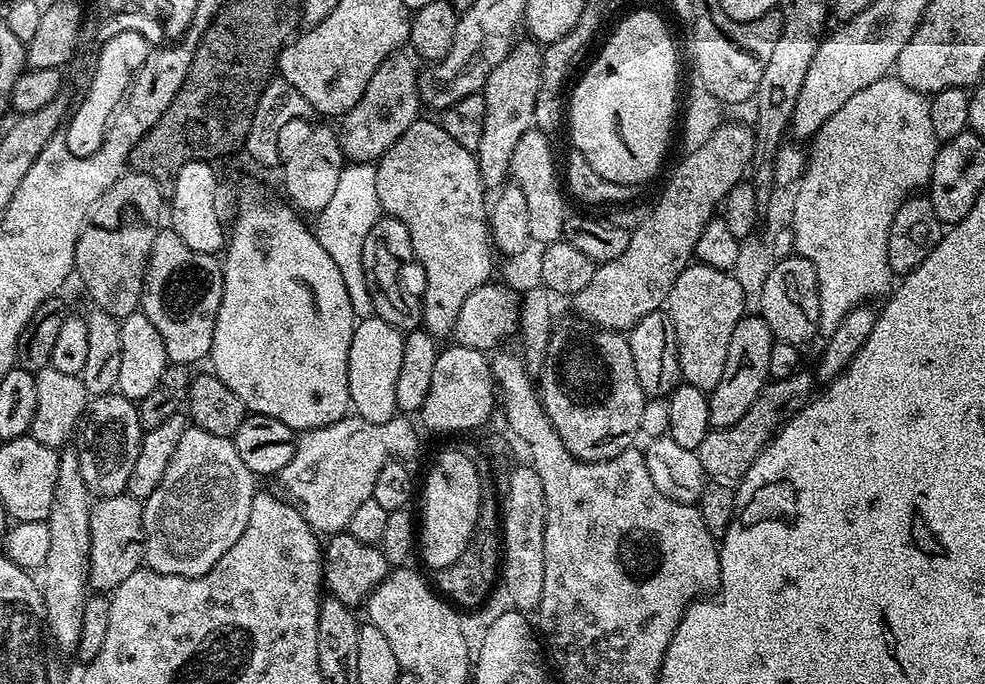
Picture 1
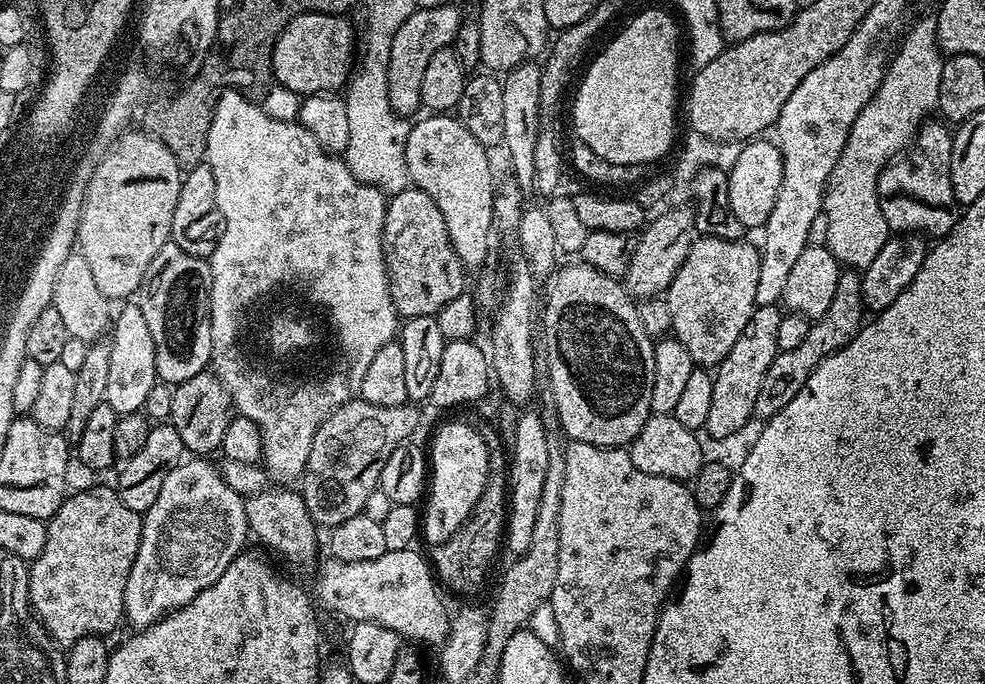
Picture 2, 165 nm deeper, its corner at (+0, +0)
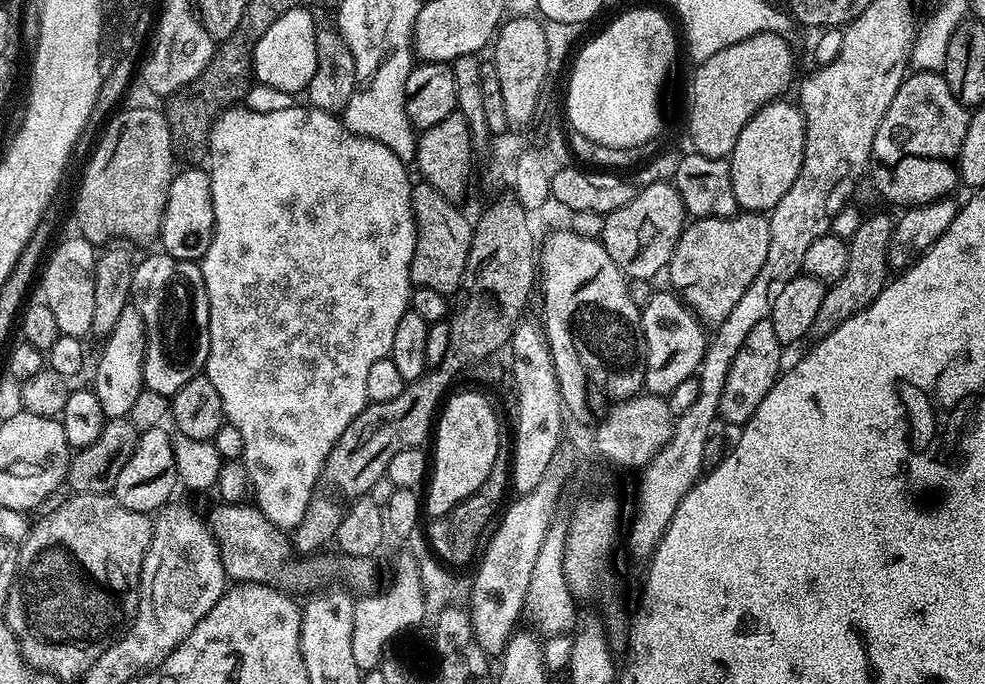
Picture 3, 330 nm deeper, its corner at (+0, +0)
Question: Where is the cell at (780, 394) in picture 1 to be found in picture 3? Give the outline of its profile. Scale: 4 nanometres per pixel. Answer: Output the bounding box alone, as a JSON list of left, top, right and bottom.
[811,212,893,337]

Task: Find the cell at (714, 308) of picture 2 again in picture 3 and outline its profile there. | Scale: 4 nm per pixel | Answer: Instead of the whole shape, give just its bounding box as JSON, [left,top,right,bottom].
[666,211,770,326]

